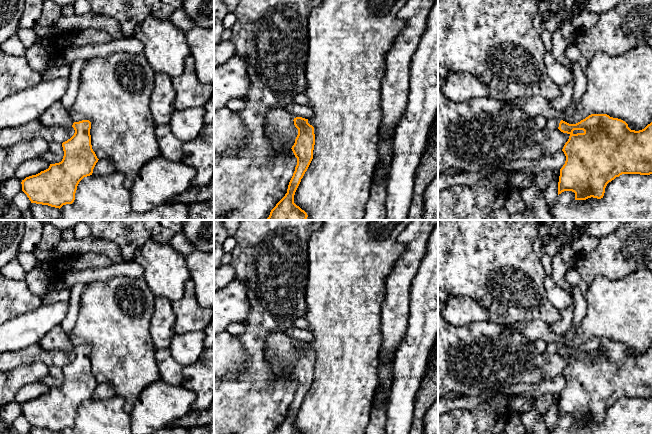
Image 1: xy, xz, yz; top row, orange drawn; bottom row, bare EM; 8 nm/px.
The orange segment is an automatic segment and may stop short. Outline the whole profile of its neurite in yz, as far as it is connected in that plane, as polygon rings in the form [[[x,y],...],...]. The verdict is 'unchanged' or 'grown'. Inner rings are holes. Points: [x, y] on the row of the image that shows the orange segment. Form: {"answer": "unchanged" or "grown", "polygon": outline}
{"answer": "unchanged", "polygon": [[[591,114],[576,124],[561,120],[558,129],[570,135],[562,149],[566,161],[560,169],[558,195],[564,191],[572,191],[575,193],[575,200],[586,200],[591,197],[601,199],[607,184],[622,174],[652,174],[652,122],[644,129],[635,131],[621,119],[607,114]]]}

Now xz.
{"answer": "grown", "polygon": [[[274,108],[266,113],[265,133],[276,150],[291,148],[297,158],[297,165],[289,182],[287,193],[271,210],[266,220],[306,220],[308,215],[294,203],[294,195],[313,159],[315,145],[314,127],[308,123],[308,119],[302,117],[293,118],[287,110]]]}

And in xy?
{"answer": "grown", "polygon": [[[61,100],[53,103],[38,118],[42,124],[52,127],[73,127],[74,135],[62,143],[64,156],[61,162],[22,180],[22,191],[31,203],[61,208],[72,204],[79,182],[92,175],[98,158],[91,145],[91,122],[74,122]]]}

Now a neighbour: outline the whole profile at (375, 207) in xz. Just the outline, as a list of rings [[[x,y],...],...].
[[[389,167],[375,170],[363,220],[386,220],[385,202],[388,174]]]

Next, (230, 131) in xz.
[[[226,106],[214,111],[214,156],[238,154],[249,134],[237,113]]]

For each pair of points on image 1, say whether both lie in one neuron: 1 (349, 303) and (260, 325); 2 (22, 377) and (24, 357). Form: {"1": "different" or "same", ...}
{"1": "different", "2": "different"}

